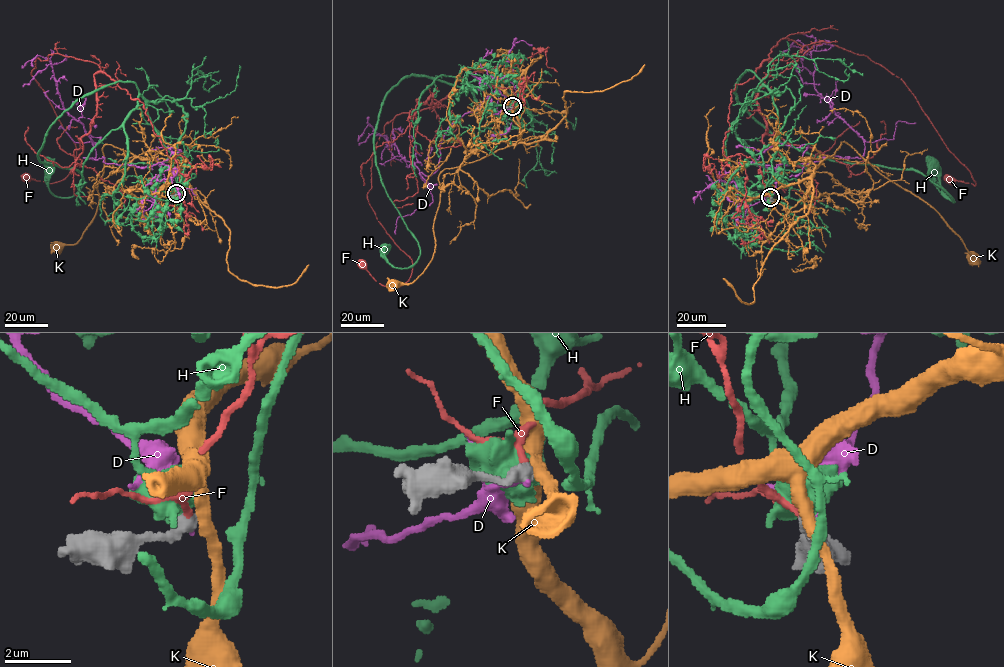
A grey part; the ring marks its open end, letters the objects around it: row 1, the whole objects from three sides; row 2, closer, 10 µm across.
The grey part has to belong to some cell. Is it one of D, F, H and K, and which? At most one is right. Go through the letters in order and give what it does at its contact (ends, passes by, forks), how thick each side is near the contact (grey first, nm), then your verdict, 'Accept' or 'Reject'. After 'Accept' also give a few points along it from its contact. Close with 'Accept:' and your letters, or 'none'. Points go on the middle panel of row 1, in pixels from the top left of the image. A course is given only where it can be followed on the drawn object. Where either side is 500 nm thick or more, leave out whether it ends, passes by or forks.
D: It ends there. Thickness 480 nm (grey) against 190 nm. Reject
F: It passes by. Thickness 480 nm (grey) against 140 nm. Accept. Its course: (511, 106), (518, 85), (498, 64), (388, 122), (367, 198), (412, 272), (383, 286), (362, 263)
H: Thickness 480 nm (grey) against 800 nm. Reject
K: It passes by. Thickness 480 nm (grey) against 380 nm. Reject
Accept: F

